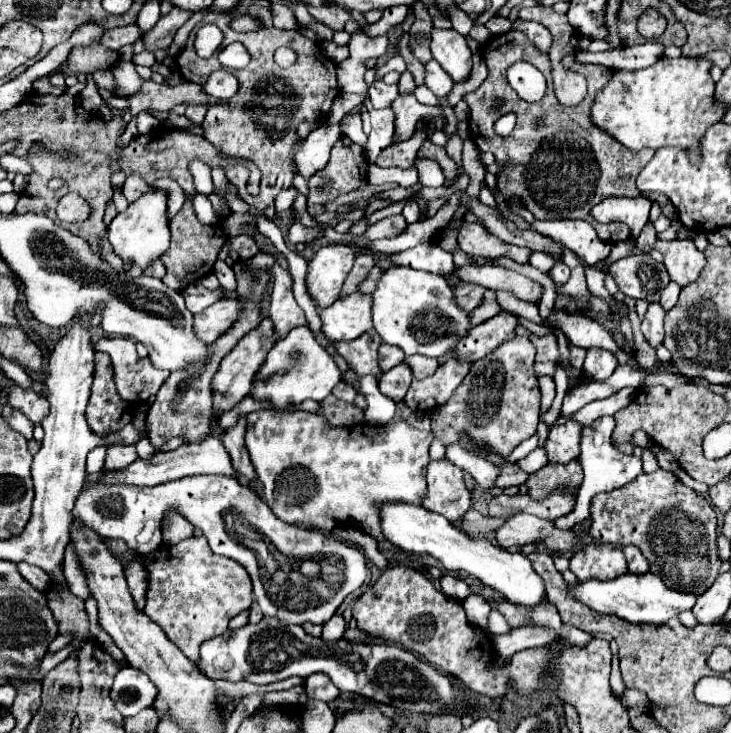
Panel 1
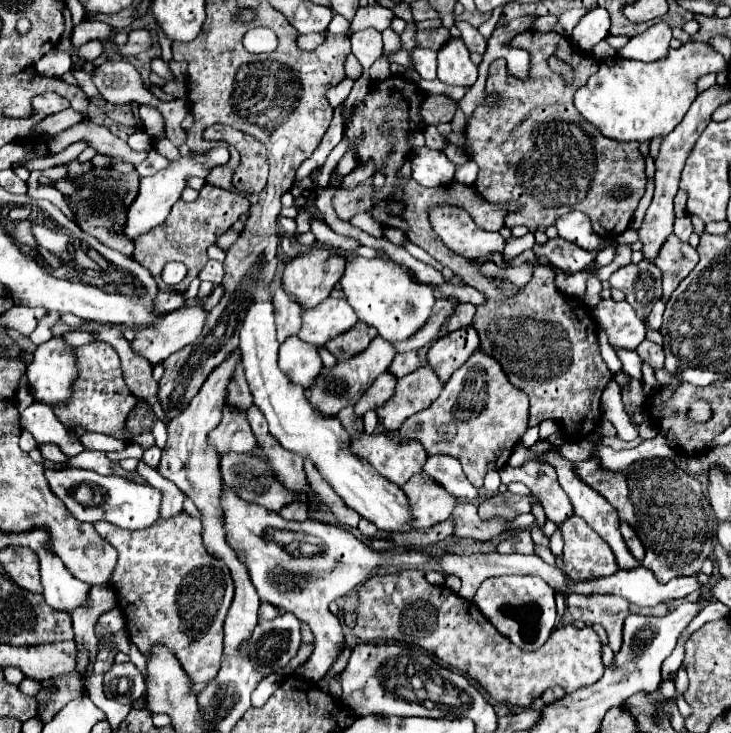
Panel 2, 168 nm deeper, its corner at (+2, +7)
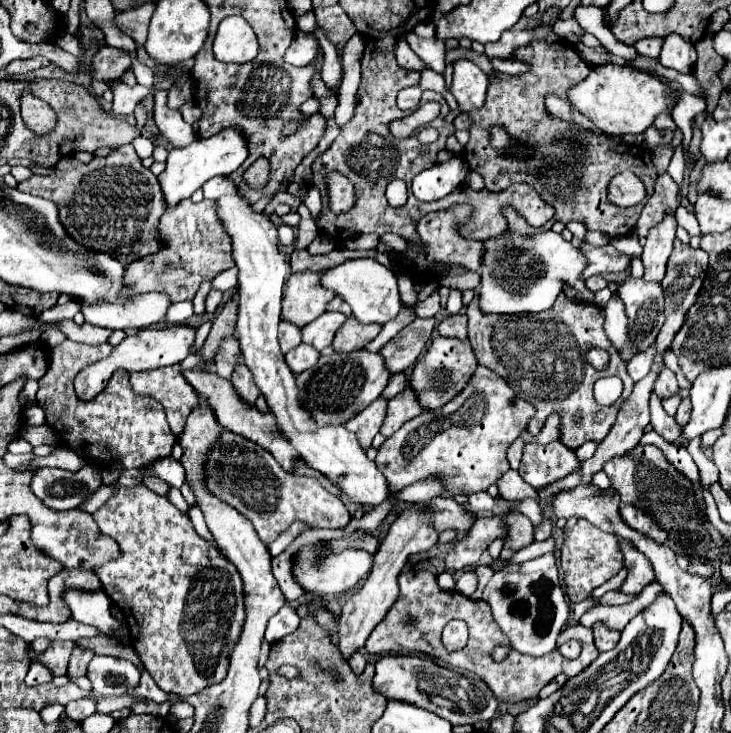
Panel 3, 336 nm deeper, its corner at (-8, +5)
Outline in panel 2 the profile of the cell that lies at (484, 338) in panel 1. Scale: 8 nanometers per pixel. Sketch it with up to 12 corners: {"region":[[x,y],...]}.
{"region":[[473,327],[431,345],[427,365],[445,383],[477,351]]}

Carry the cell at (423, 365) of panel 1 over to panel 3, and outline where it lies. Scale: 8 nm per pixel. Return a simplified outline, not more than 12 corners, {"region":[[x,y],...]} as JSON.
{"region":[[395,373],[383,397],[391,399],[395,393],[403,391],[407,387],[407,375]]}

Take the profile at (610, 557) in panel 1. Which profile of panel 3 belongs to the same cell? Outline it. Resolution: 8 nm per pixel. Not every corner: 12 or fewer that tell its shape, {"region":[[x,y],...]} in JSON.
{"region":[[579,519],[561,547],[567,595],[623,569],[617,539]]}

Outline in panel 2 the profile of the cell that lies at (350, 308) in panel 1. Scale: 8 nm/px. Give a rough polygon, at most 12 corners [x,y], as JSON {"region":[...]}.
{"region":[[345,299],[303,313],[301,341],[323,347],[357,323]]}

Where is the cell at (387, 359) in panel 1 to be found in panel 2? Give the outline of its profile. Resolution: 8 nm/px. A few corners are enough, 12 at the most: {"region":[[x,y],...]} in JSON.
{"region":[[393,345],[369,349],[323,367],[309,389],[311,407],[335,417],[355,405],[387,371]]}

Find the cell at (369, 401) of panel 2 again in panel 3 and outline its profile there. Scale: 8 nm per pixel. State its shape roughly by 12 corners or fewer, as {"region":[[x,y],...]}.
{"region":[[379,397],[345,427],[363,449],[381,429],[387,403]]}

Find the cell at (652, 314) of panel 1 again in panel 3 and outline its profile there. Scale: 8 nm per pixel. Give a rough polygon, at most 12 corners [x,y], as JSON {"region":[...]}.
{"region":[[663,365],[655,379],[655,393],[663,397],[675,395],[675,373]]}

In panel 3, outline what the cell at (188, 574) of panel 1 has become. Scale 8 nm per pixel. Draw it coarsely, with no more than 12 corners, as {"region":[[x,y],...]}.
{"region":[[145,485],[93,513],[95,571],[163,691],[227,675],[239,571]]}

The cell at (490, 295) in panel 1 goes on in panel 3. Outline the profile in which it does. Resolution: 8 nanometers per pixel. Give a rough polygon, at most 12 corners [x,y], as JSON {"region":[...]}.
{"region":[[447,315],[439,323],[443,337],[467,339],[467,315]]}

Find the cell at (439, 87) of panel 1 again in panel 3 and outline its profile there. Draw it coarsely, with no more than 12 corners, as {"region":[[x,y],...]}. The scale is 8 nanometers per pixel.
{"region":[[407,33],[411,49],[429,69],[446,68],[445,41]]}

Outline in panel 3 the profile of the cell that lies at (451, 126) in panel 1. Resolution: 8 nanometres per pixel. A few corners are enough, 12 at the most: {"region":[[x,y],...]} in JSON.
{"region":[[473,61],[453,63],[449,91],[463,113],[483,105],[487,75]]}

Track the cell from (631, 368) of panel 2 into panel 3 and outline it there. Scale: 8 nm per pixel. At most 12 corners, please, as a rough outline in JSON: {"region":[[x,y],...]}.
{"region":[[651,393],[651,425],[665,441],[675,441],[681,427]]}

